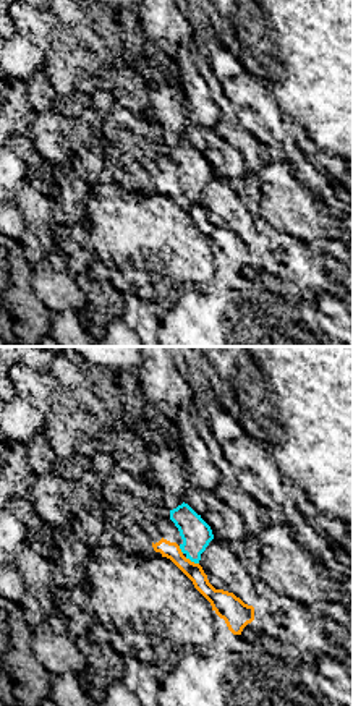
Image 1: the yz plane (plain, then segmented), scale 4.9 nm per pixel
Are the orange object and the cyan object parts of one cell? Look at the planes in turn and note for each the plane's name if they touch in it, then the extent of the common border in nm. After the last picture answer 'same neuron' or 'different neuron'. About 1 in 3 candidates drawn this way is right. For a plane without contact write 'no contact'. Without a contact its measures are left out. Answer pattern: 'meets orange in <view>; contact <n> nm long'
meets orange in yz; contact 80 nm long

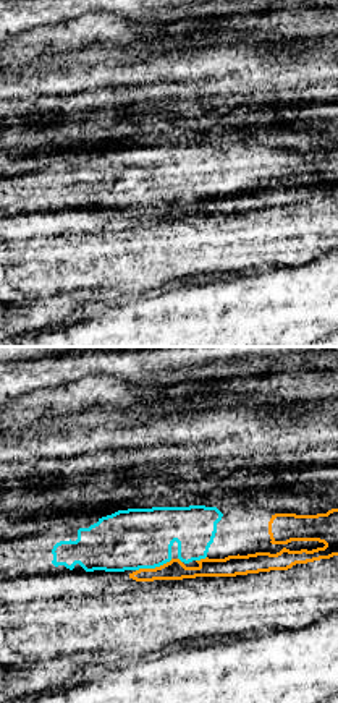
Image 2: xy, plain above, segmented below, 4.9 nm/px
meets orange in xy; contact 190 nm long

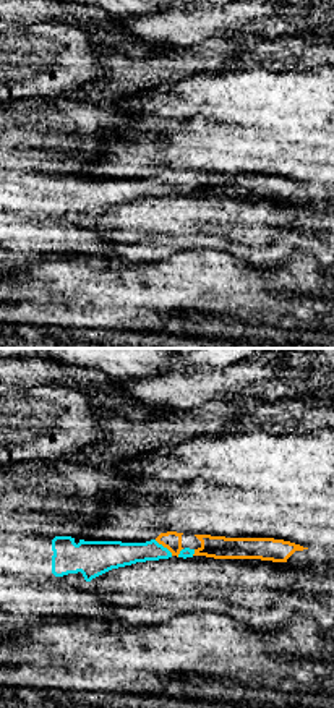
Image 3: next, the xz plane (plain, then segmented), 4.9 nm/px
meets orange in xz; contact 120 nm long

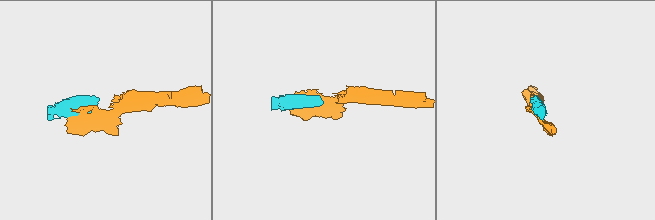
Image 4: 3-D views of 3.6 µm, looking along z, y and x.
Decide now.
same neuron

